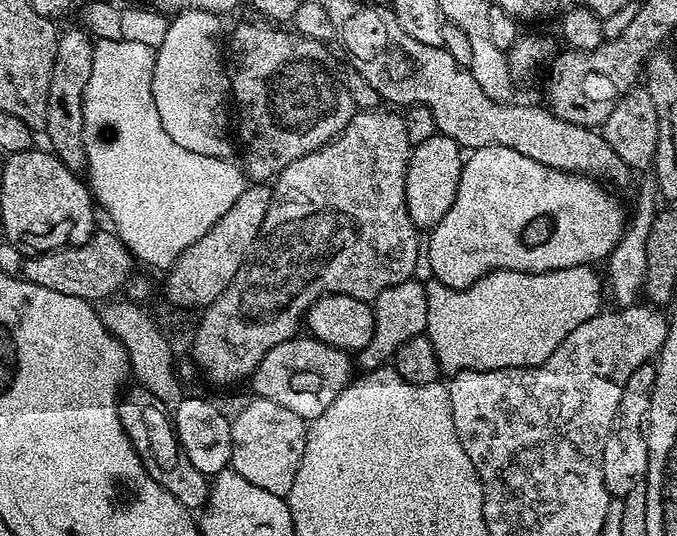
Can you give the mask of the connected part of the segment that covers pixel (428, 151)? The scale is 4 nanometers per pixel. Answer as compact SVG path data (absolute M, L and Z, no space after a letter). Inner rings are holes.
M437 134L413 147L406 170L406 210L416 229L431 230L446 218L446 210L454 206L454 198L458 194L465 159L460 144L449 136Z

